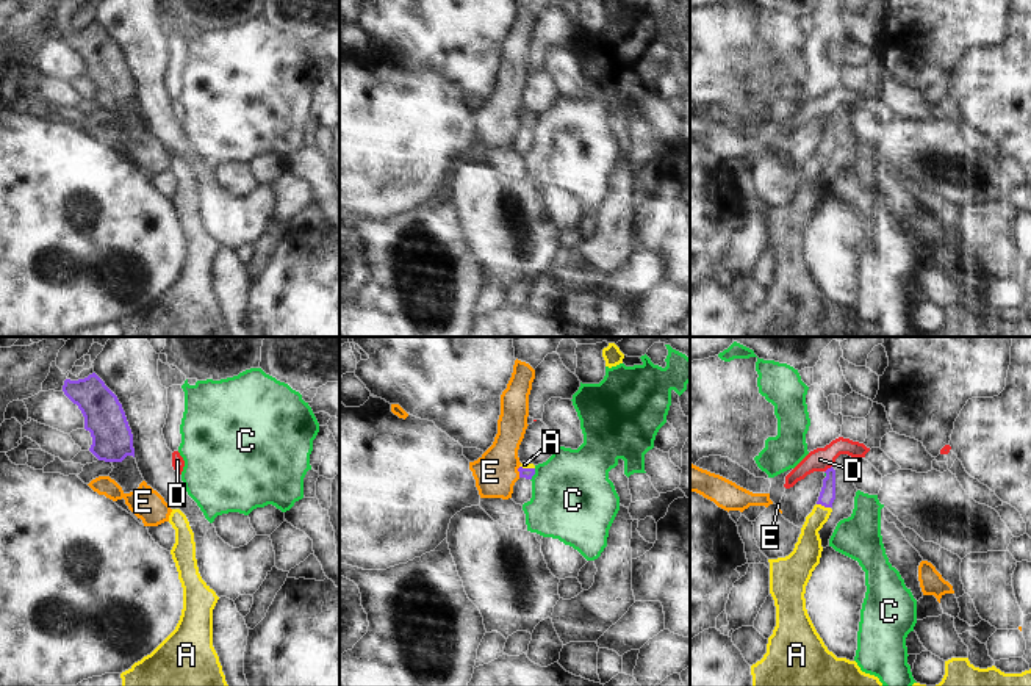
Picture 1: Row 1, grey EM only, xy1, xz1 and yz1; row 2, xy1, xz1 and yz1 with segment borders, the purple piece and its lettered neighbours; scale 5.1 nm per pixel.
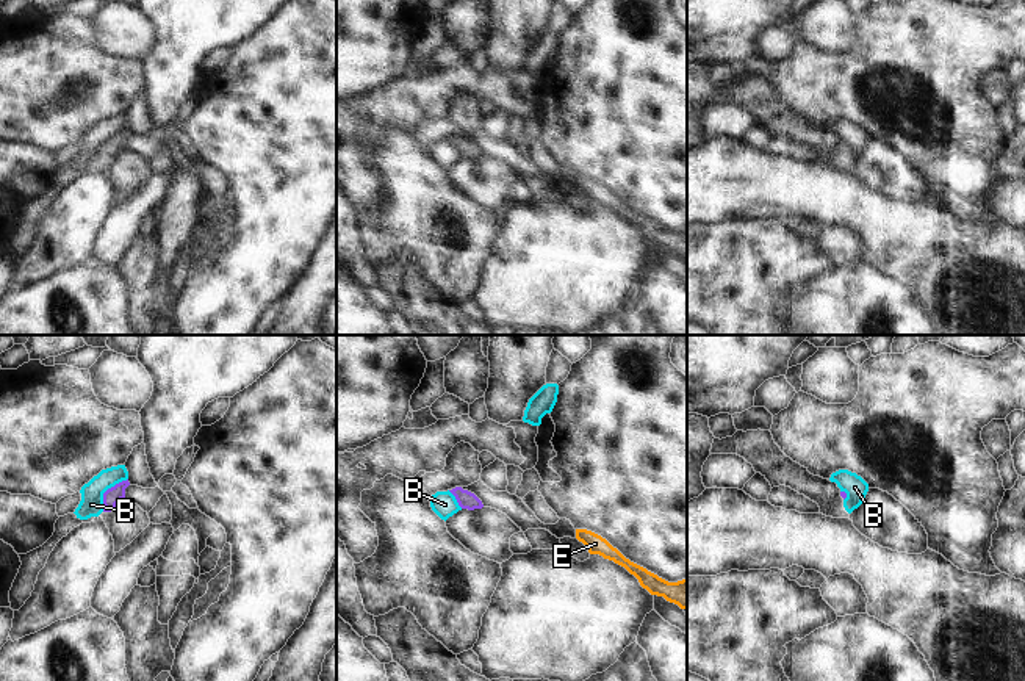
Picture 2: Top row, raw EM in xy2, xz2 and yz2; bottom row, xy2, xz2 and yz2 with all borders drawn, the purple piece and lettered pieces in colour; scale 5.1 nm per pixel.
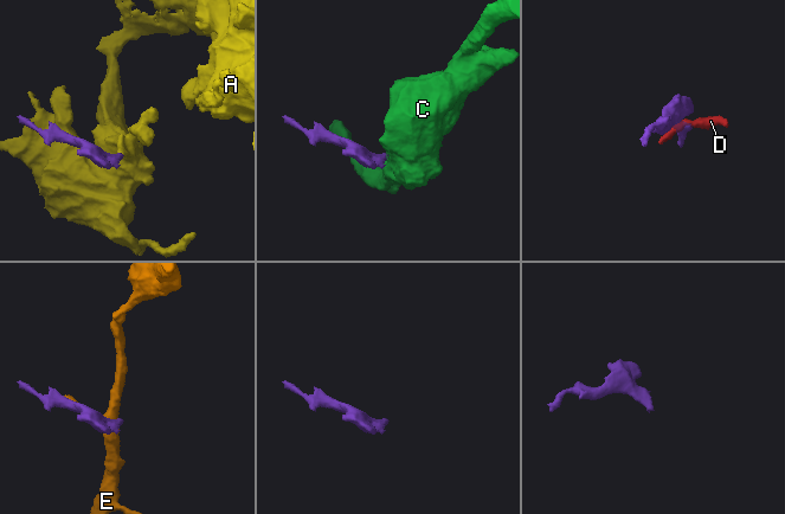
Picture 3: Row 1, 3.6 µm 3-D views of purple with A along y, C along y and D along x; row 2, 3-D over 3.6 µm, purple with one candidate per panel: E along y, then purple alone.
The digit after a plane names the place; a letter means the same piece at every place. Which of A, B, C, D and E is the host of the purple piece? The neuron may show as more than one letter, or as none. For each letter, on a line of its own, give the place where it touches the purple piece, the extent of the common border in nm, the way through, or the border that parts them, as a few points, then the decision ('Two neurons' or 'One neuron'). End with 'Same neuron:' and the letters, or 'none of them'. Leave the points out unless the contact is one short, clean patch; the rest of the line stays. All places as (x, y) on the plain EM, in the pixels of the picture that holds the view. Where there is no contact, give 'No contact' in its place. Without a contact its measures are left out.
A: Touches purple at yz1 (823, 154). Shared border 80 nm. Path across: yz1 (826, 146), (823, 154), (809, 179), (808, 199). One neuron
B: Touches purple at xy2 (107, 140). Shared border 220 nm. Boundary: xy2 (127, 127), (104, 143), (102, 160). Two neurons
C: Touches purple at xz1 (534, 122). Shared border 70 nm. Boundary: xz1 (535, 118), (531, 129). Two neurons
D: Touches purple at yz1 (828, 118). Shared border 50 nm. Boundary: yz1 (831, 115), (825, 121). Two neurons
E: Touches purple at xz1 (518, 119). Shared border 60 nm. Boundary: xz1 (520, 116), (518, 126). Two neurons
Same neuron: A

